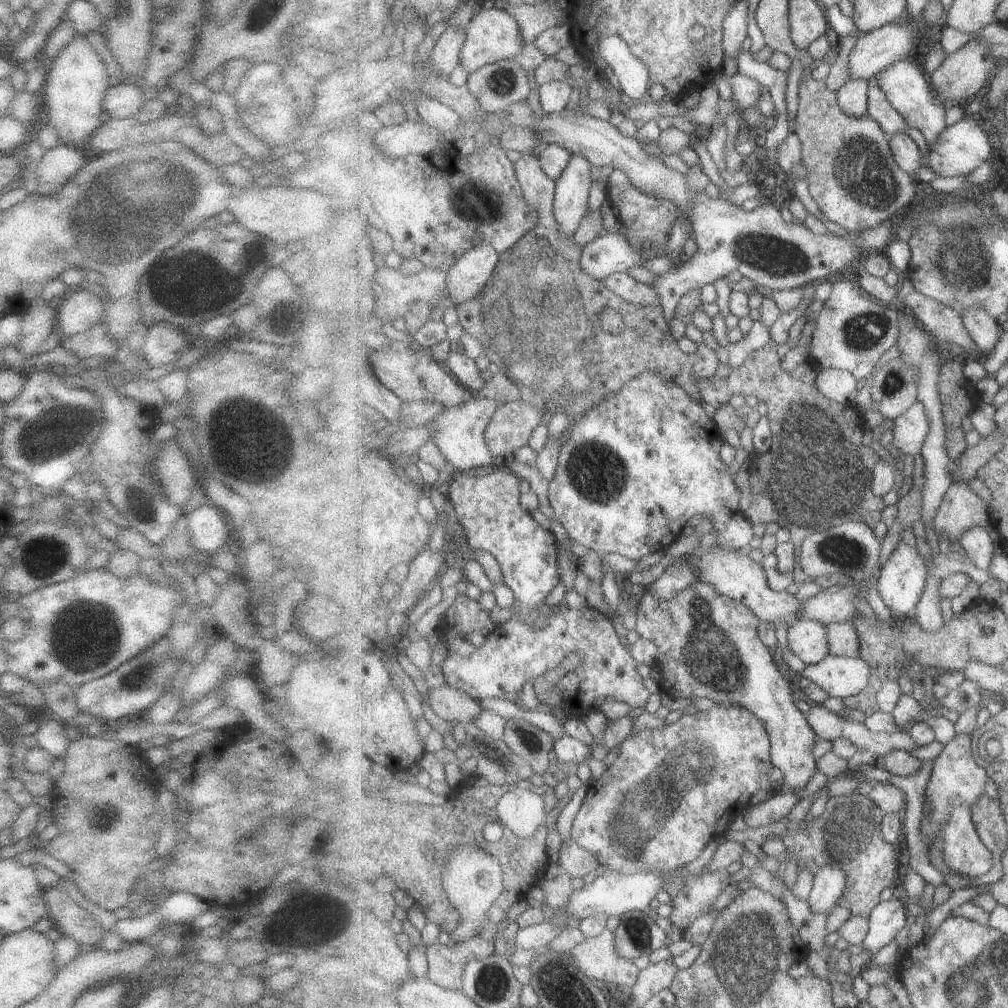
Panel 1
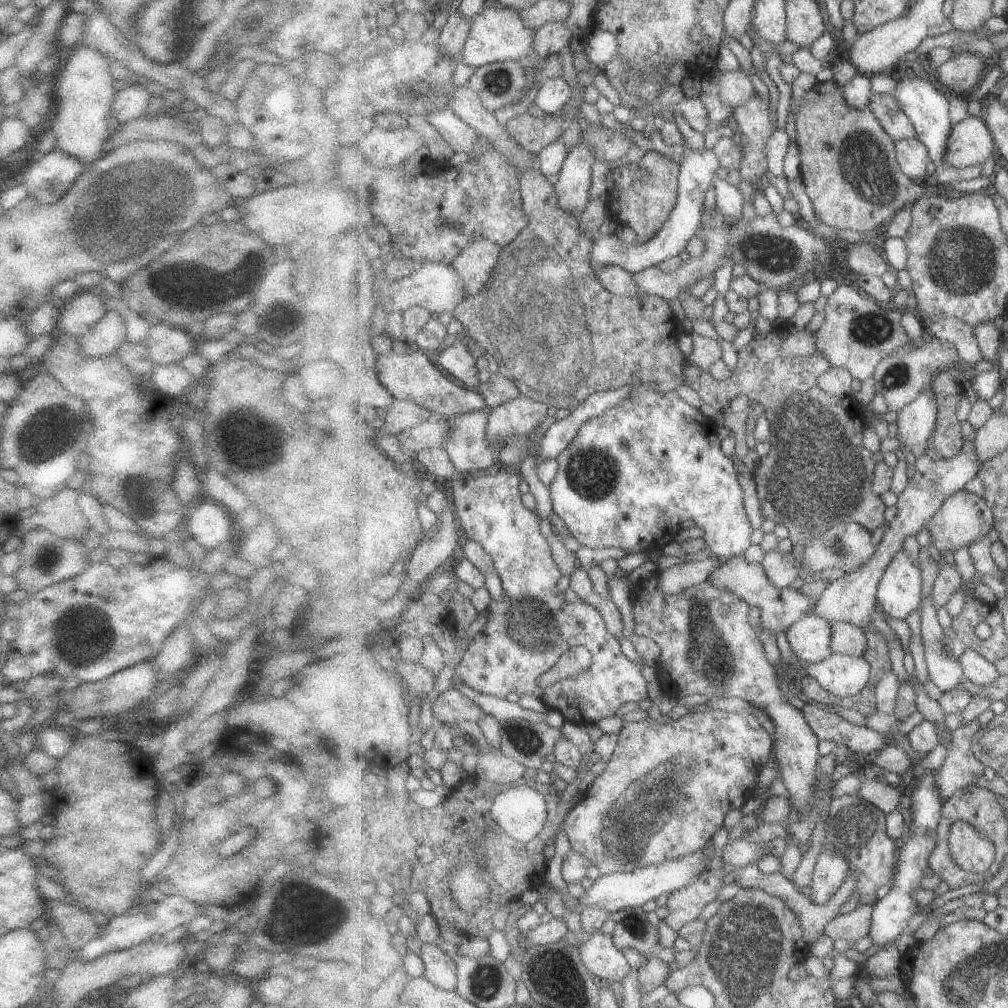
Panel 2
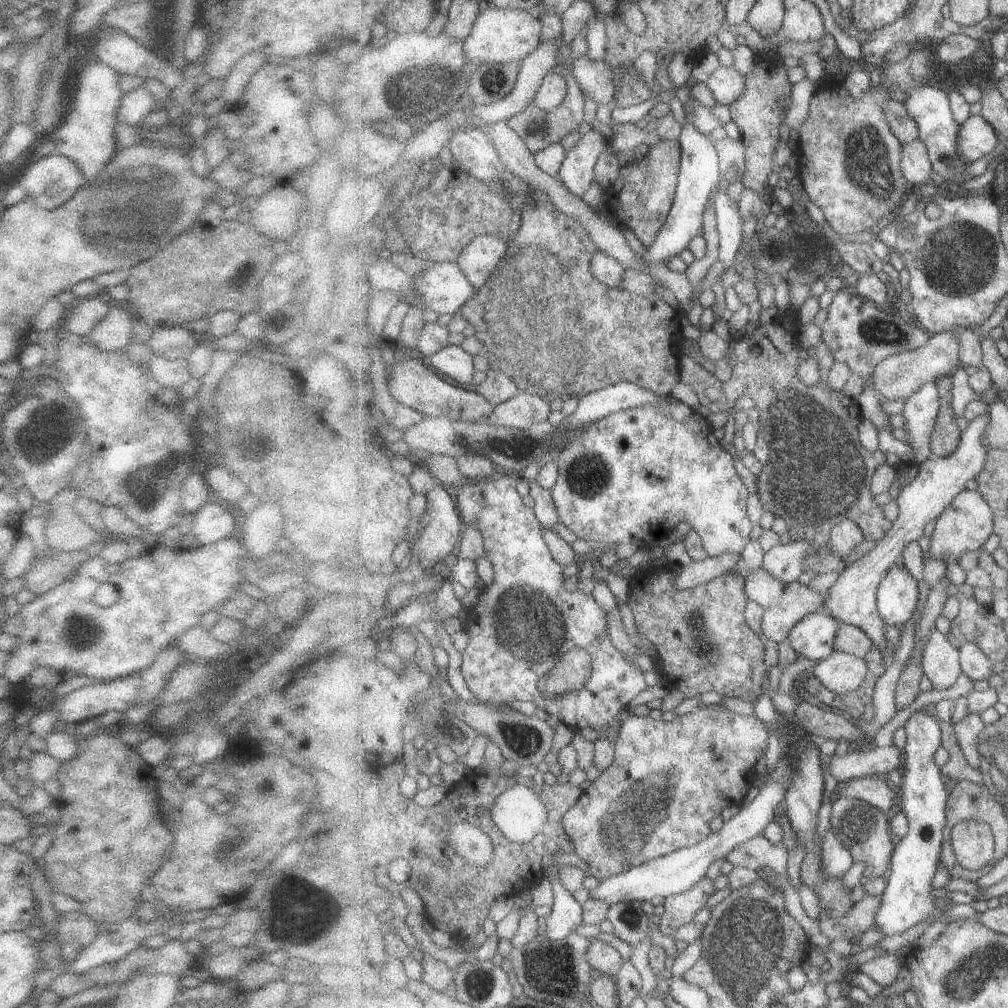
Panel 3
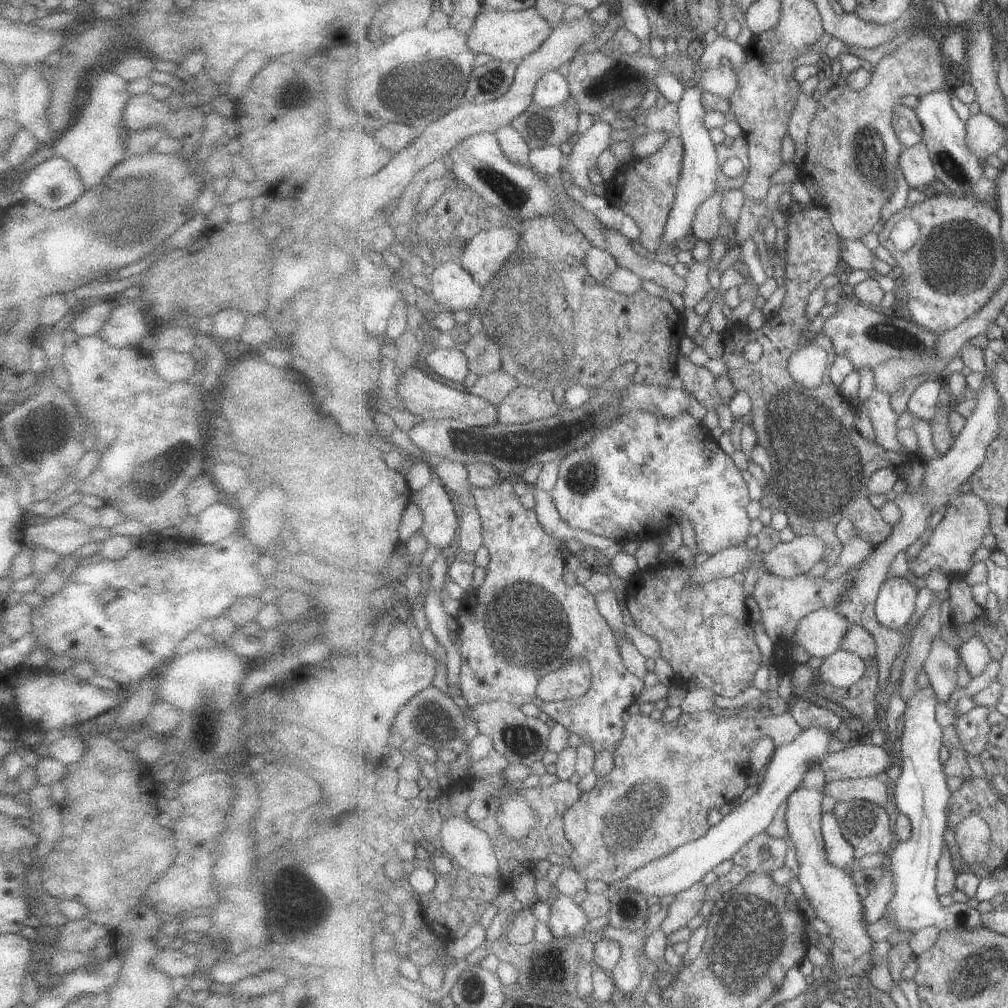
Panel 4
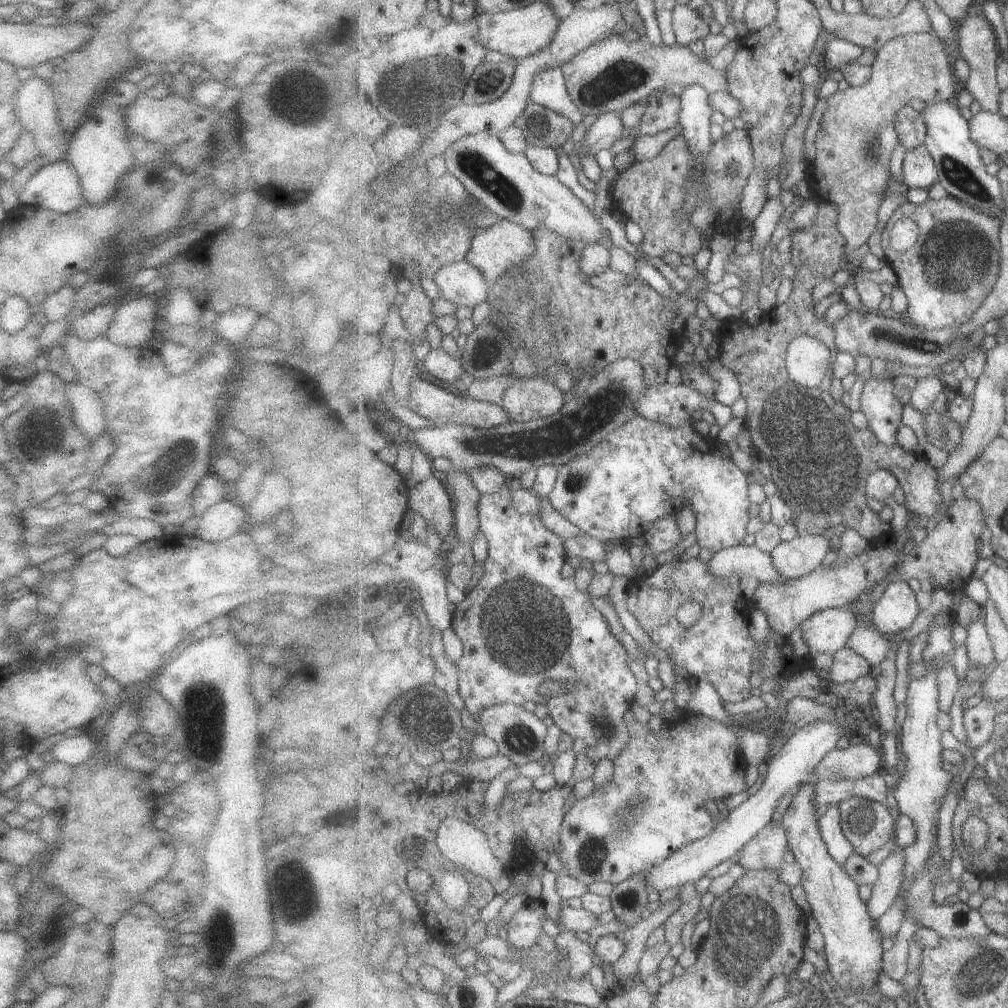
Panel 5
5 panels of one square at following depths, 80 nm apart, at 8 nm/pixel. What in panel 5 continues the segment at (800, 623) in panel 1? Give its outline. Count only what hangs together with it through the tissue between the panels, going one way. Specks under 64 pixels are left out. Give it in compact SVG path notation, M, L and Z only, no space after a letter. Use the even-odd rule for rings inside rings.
M847 606L831 607L816 612L815 615L805 619L800 624L801 637L804 642L813 650L813 654L827 652L834 655L837 651L846 647L849 637L861 624L860 618Z

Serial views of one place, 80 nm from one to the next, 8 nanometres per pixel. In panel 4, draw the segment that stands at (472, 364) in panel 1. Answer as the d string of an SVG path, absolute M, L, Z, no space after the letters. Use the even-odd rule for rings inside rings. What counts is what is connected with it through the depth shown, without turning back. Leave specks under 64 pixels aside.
M434 349L434 351L428 352L427 354L422 356L426 365L435 372L435 374L439 374L441 378L445 378L445 380L452 380L453 382L458 382L459 384L463 384L465 382L465 378L469 376L470 366L467 355L464 351L454 349Z

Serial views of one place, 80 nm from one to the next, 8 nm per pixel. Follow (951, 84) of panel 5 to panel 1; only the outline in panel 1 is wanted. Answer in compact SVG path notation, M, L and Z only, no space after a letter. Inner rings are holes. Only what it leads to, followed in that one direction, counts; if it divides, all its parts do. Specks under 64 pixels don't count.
M812 76L801 79L795 120L795 132L802 142L802 164L807 169L808 192L825 220L842 226L850 233L860 233L897 217L915 204L917 180L897 164L890 145L891 136L871 116L856 119L847 116L839 104L838 93L829 90L825 81L815 80Z

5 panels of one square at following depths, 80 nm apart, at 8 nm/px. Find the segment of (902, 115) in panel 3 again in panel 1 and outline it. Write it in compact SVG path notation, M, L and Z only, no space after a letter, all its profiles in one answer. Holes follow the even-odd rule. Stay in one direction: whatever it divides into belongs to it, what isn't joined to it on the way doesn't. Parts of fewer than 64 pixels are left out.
M878 78L868 80L868 114L877 124L881 125L886 133L893 136L897 133L905 133L909 128L908 122L899 114L899 111L889 102L887 95L879 86Z

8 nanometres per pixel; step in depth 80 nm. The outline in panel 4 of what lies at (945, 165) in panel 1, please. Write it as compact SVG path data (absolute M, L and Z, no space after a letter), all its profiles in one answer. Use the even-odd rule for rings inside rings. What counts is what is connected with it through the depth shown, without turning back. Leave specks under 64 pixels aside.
M979 112L966 124L968 146L979 160L995 154L1007 140L1006 127L991 115Z

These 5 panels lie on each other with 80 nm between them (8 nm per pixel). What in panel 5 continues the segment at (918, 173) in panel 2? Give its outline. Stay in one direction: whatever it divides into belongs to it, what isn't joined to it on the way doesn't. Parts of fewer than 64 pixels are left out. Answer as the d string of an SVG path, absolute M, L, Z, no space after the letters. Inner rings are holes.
M925 143L906 150L903 160L904 184L910 188L929 189L938 182L935 159Z

